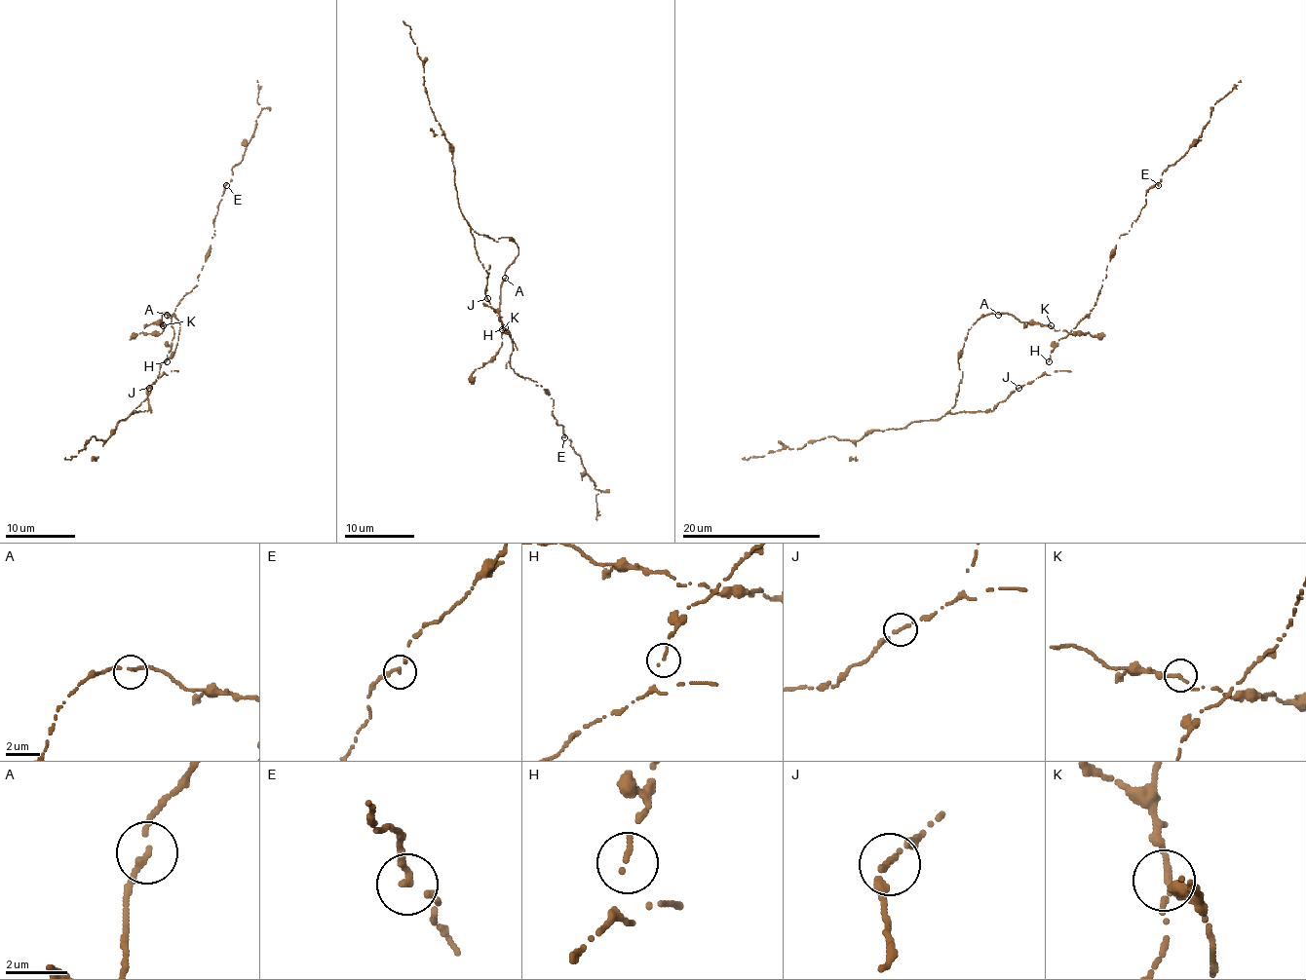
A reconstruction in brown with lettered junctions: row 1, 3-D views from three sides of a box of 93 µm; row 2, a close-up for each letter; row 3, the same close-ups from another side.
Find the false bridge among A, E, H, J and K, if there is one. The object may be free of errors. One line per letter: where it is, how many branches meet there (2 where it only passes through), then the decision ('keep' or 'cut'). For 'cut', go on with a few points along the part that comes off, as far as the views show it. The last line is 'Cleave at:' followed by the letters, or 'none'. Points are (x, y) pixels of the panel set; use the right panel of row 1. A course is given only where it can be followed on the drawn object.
A: (998, 315) | 2 | keep
E: (1158, 185) | 1 | keep
H: (1049, 361) | 1 | keep
J: (1018, 388) | 1 | keep
K: (1051, 325) | 2 | keep
Cleave at: none

